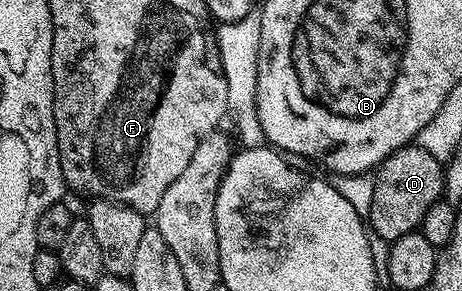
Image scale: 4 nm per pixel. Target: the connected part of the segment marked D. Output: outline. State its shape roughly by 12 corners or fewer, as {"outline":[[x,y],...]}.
{"outline":[[423,147],[374,172],[370,230],[394,241],[445,195],[445,167]]}

